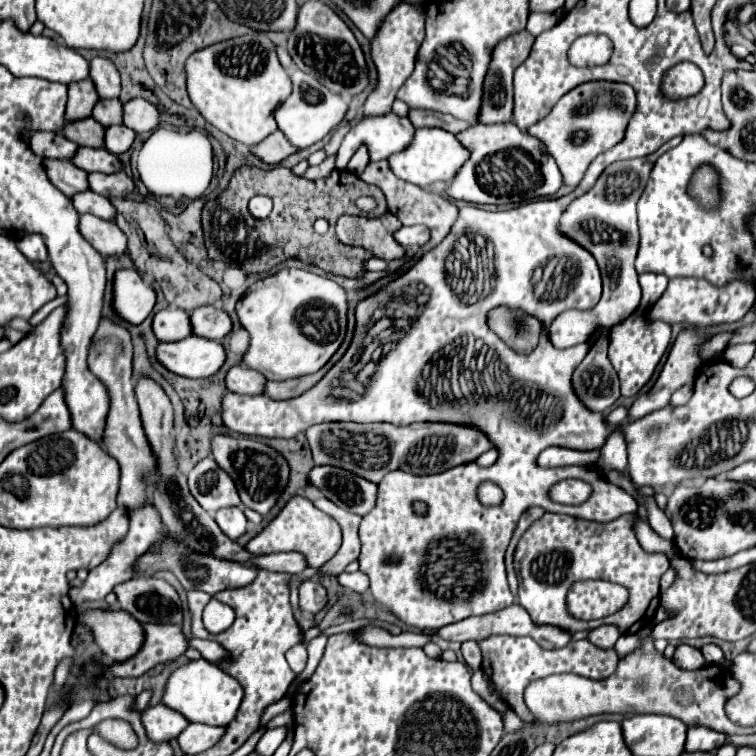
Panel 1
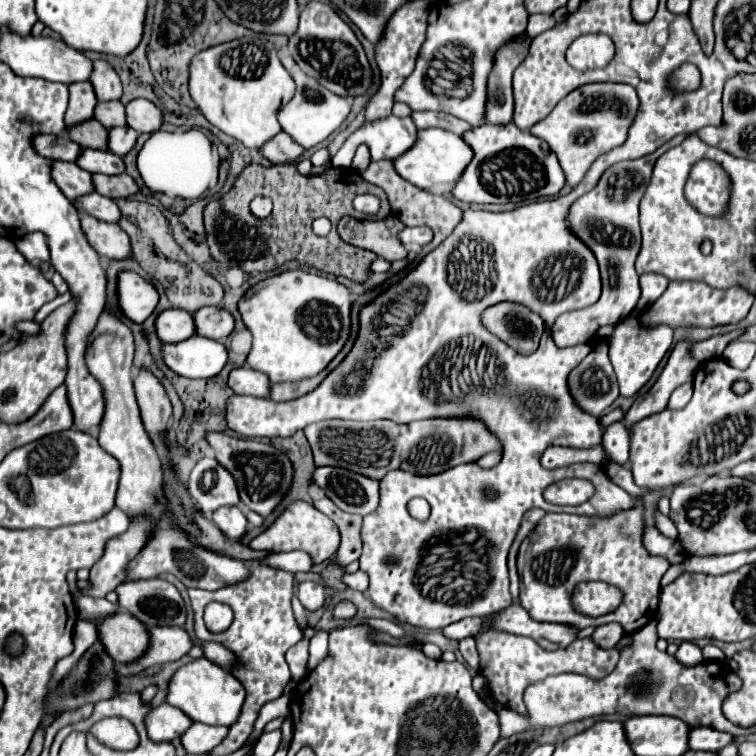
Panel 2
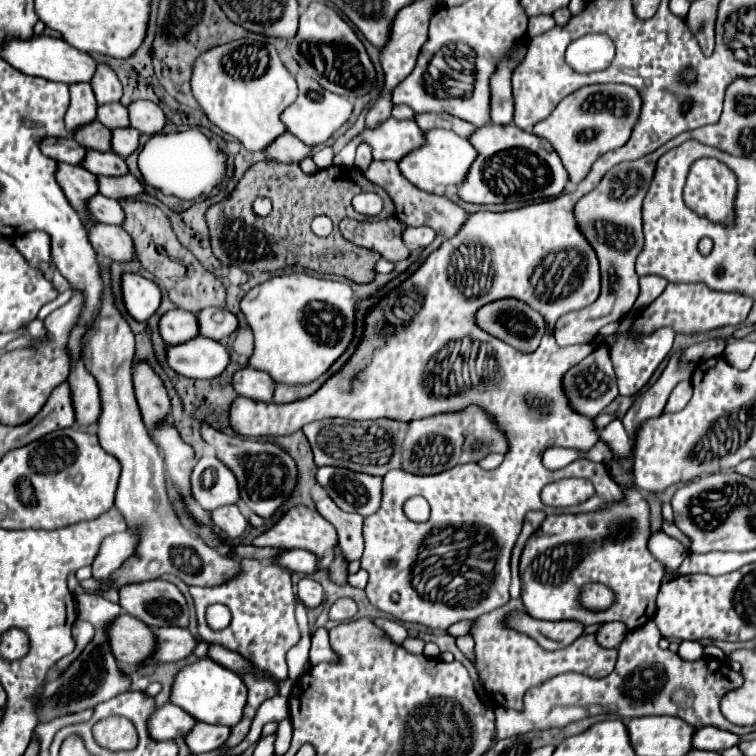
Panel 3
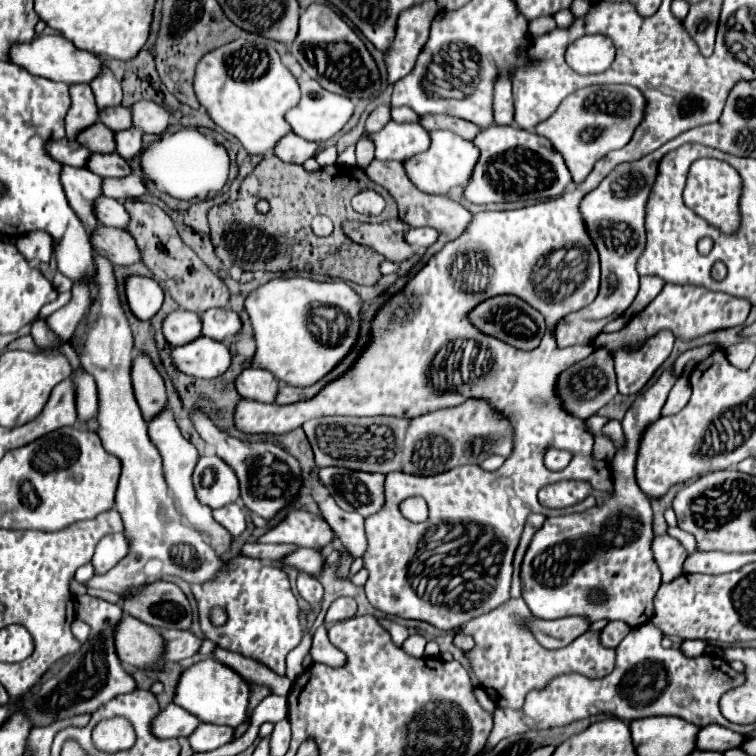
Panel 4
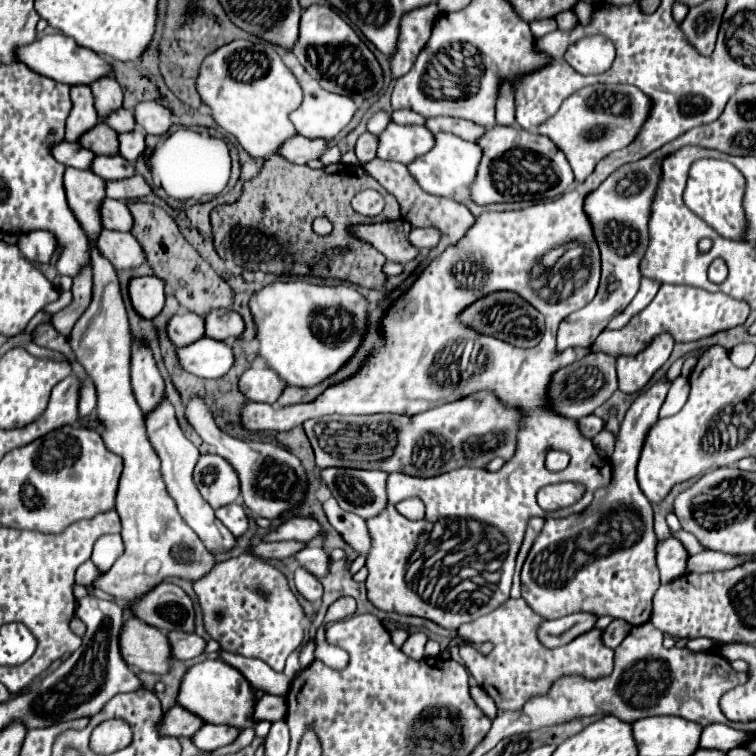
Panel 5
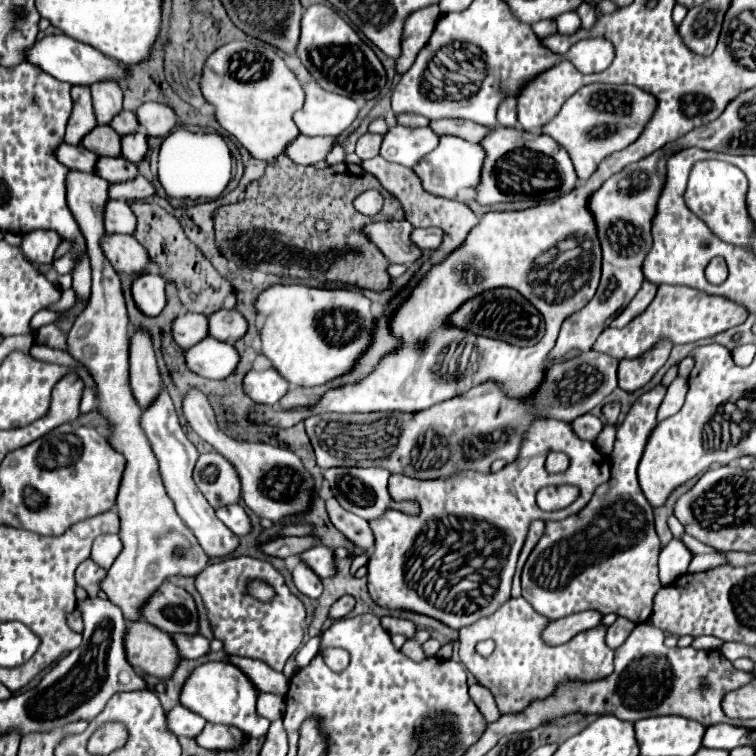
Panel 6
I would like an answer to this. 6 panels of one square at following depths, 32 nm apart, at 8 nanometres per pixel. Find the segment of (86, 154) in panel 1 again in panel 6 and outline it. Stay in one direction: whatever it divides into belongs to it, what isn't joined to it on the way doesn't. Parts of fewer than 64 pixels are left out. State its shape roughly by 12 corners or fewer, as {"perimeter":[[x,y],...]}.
{"perimeter":[[98,158],[96,174],[110,184],[138,176],[124,158]]}

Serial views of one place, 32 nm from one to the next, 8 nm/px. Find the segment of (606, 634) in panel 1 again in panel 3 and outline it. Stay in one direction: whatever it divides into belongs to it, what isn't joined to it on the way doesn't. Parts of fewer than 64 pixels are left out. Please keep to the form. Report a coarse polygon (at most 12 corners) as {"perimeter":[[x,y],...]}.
{"perimeter":[[608,622],[598,630],[600,646],[616,648],[628,634],[620,622]]}

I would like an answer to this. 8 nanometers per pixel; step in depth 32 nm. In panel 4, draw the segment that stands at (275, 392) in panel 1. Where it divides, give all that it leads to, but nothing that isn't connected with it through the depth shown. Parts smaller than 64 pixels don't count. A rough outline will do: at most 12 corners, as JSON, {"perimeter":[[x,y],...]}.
{"perimeter":[[328,378],[308,388],[282,386],[278,404],[310,400],[328,384]]}

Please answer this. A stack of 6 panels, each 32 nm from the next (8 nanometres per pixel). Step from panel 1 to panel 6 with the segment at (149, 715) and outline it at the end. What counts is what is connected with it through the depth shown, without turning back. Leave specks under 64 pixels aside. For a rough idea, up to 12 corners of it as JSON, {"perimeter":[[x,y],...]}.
{"perimeter":[[184,706],[172,708],[168,728],[176,736],[196,738],[206,720]]}

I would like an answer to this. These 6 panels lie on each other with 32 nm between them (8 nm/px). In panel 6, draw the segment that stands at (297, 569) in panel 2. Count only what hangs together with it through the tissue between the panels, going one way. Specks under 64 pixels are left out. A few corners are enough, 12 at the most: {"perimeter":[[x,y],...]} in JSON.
{"perimeter":[[316,544],[300,558],[324,580],[336,576],[332,548]]}

